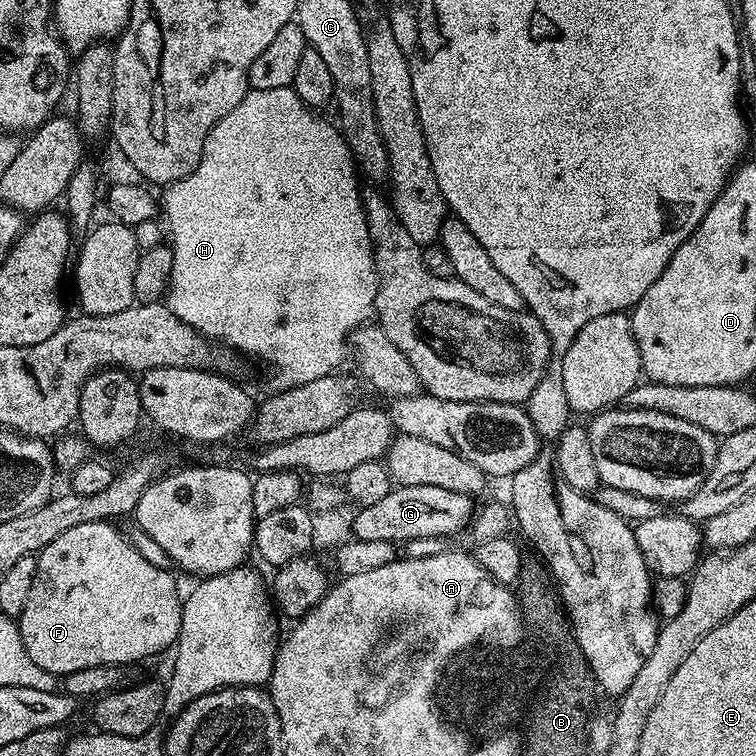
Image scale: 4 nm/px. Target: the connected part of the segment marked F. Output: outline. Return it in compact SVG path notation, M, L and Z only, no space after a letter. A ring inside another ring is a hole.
M99 520L98 522L82 522L82 526L73 526L66 534L58 534L50 546L46 546L36 556L36 577L30 590L30 598L26 598L26 610L18 617L22 642L26 646L26 654L42 666L42 670L54 673L58 678L70 674L74 670L86 670L90 666L125 666L135 660L144 660L147 656L156 656L163 648L171 649L176 644L180 632L180 611L182 592L176 589L173 573L166 569L158 569L153 563L146 562L138 550L128 541L123 531L116 529L115 523Z

